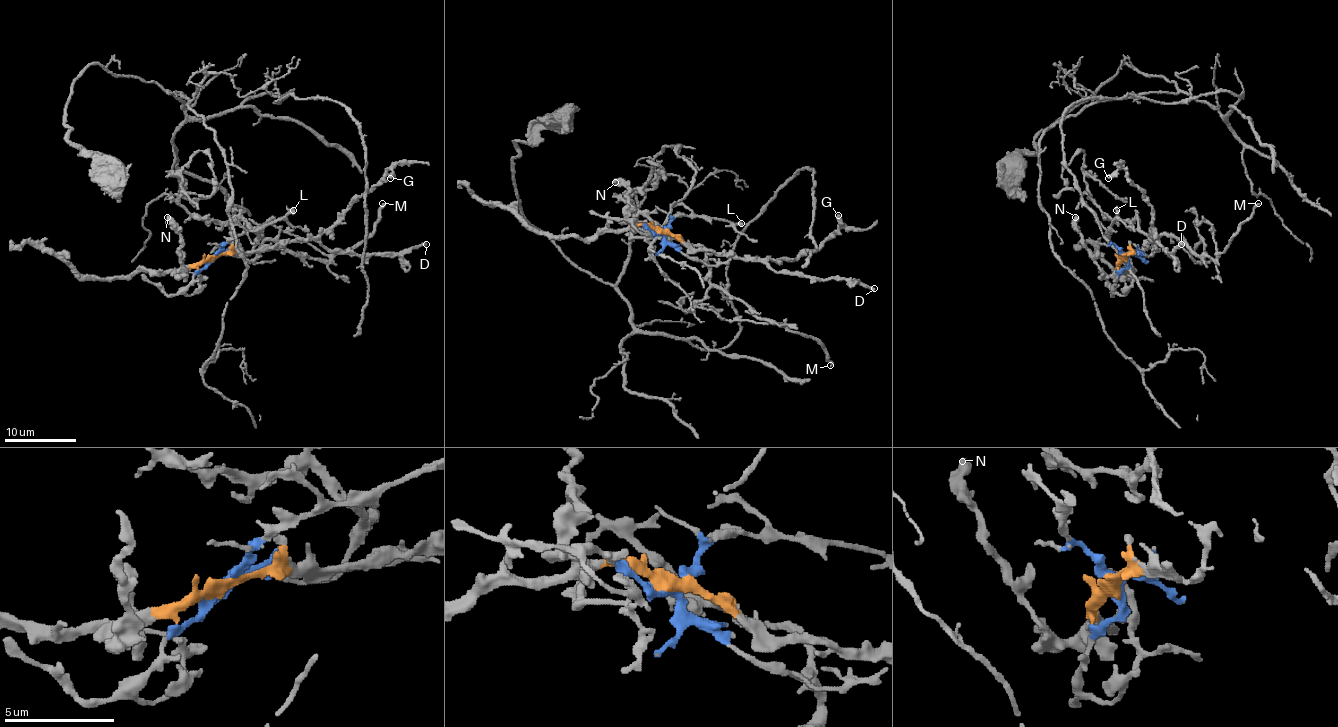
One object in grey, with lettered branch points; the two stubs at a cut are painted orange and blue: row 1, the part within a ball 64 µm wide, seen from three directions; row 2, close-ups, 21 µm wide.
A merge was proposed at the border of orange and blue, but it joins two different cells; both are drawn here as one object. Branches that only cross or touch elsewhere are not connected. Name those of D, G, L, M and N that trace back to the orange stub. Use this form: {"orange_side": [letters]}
{"orange_side": ["D", "G", "N"]}

